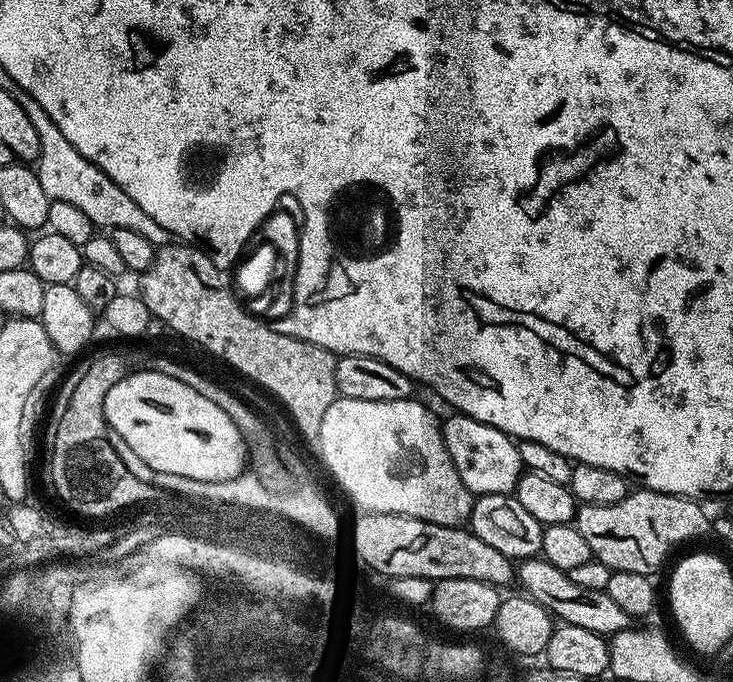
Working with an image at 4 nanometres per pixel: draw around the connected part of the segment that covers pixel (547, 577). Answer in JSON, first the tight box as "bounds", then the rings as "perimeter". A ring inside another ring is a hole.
{"bounds":[518,558,630,634],"perimeter":[[[543,558],[521,559],[519,561],[518,584],[524,587],[521,589],[527,595],[538,601],[548,612],[551,612],[557,621],[582,626],[586,630],[594,630],[601,634],[620,632],[623,628],[629,627],[630,617],[615,605],[614,598],[610,598],[607,591],[599,592],[598,590],[584,589],[580,585],[575,585],[574,582],[570,582],[568,573],[558,570],[558,566],[550,566],[550,562],[546,562]]]}

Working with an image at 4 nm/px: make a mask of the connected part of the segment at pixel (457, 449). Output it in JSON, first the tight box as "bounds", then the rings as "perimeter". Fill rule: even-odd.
{"bounds":[444,414,526,497],"perimeter":[[[463,414],[444,416],[444,445],[448,448],[450,458],[458,470],[458,478],[471,492],[473,497],[486,495],[509,495],[515,493],[521,476],[526,469],[517,441],[494,426],[486,426],[486,422],[478,422]]]}

